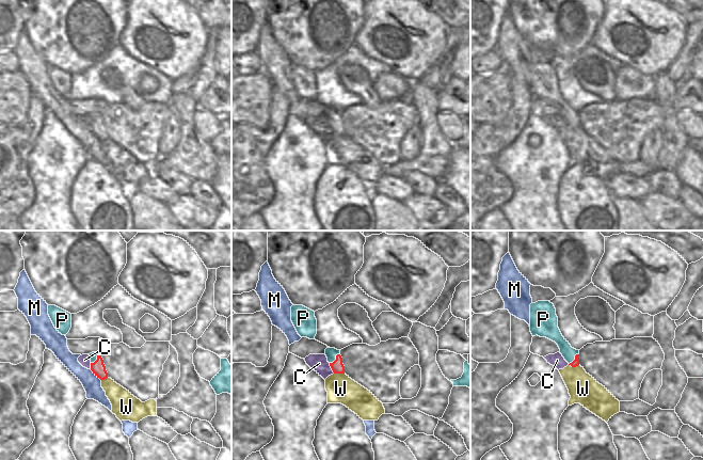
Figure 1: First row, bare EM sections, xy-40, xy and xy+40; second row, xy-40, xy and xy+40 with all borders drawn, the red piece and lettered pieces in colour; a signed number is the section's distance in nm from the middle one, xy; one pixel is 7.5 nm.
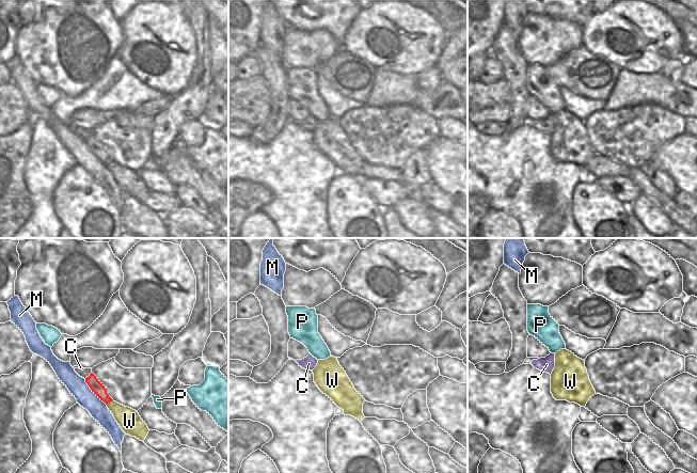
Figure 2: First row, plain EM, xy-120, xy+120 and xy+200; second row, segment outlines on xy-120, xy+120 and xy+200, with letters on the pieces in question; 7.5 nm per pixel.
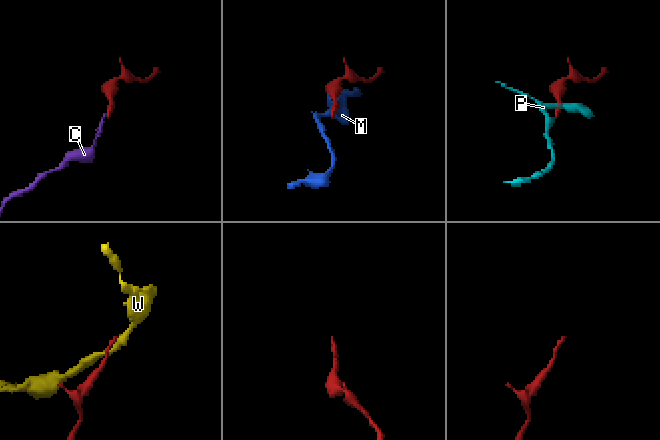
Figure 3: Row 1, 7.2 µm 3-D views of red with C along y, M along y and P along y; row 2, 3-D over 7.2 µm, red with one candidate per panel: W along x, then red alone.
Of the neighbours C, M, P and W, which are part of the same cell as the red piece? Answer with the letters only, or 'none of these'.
P

